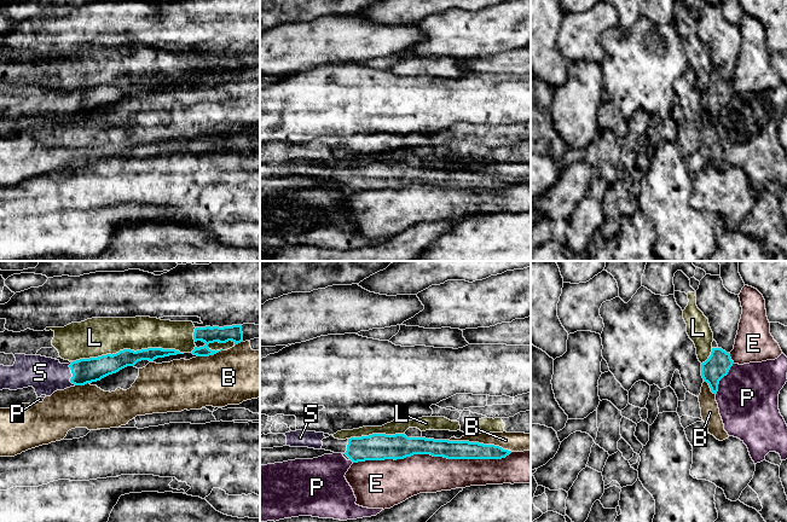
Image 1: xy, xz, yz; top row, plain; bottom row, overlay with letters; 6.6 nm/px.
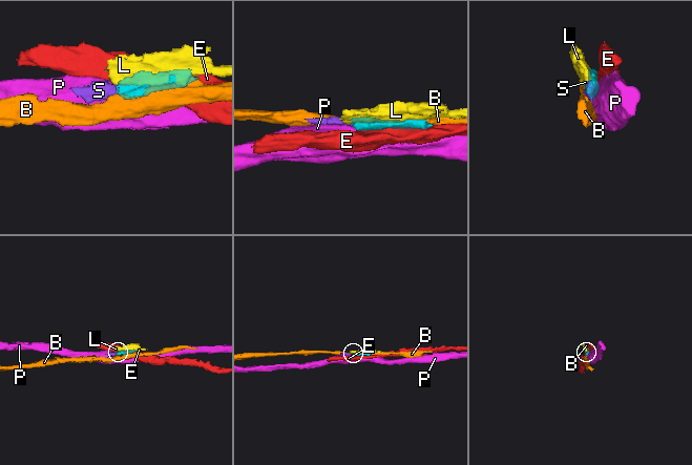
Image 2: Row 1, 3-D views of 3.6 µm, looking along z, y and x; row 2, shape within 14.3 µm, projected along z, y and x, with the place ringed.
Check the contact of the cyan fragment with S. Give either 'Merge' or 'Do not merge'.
Merge

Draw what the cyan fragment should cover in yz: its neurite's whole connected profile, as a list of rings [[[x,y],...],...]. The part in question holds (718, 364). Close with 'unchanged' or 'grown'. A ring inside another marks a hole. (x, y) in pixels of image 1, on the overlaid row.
[[[712,348],[708,359],[701,364],[701,376],[713,394],[717,394],[719,381],[728,375],[733,364],[730,354],[722,348]]]; unchanged

